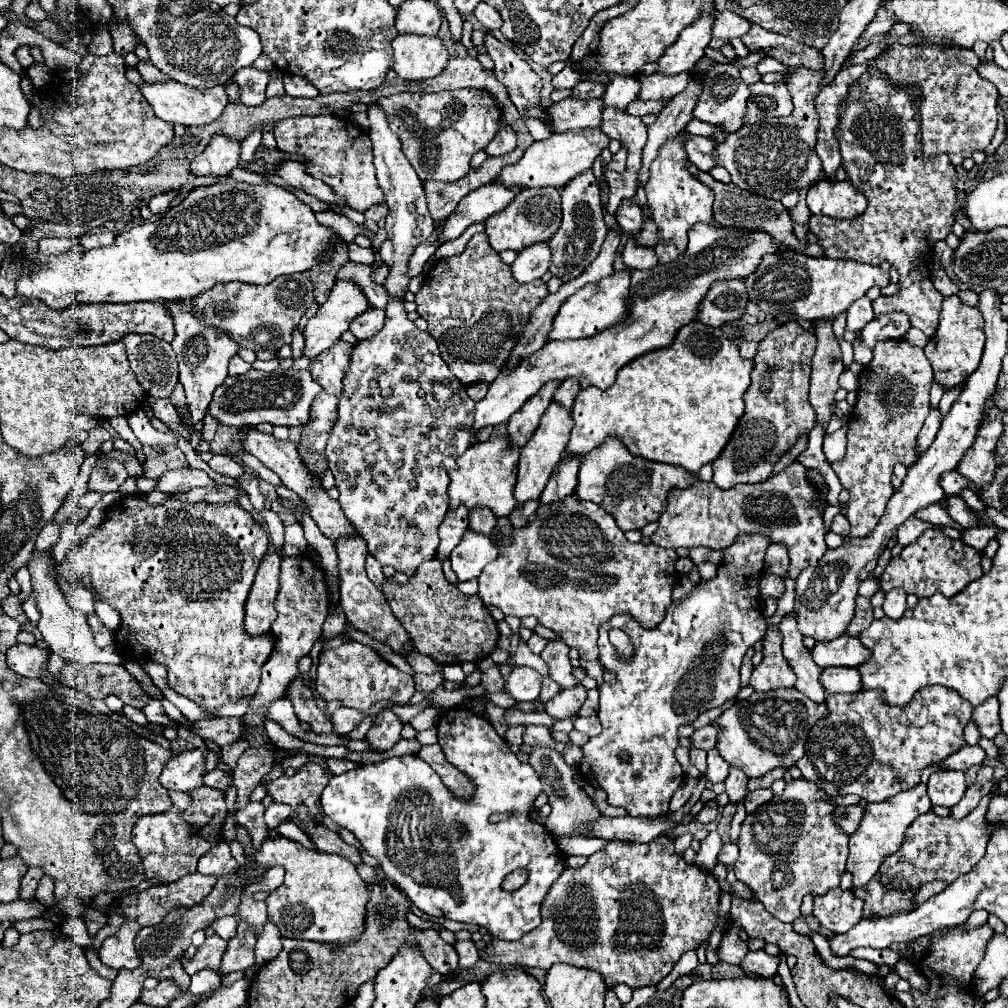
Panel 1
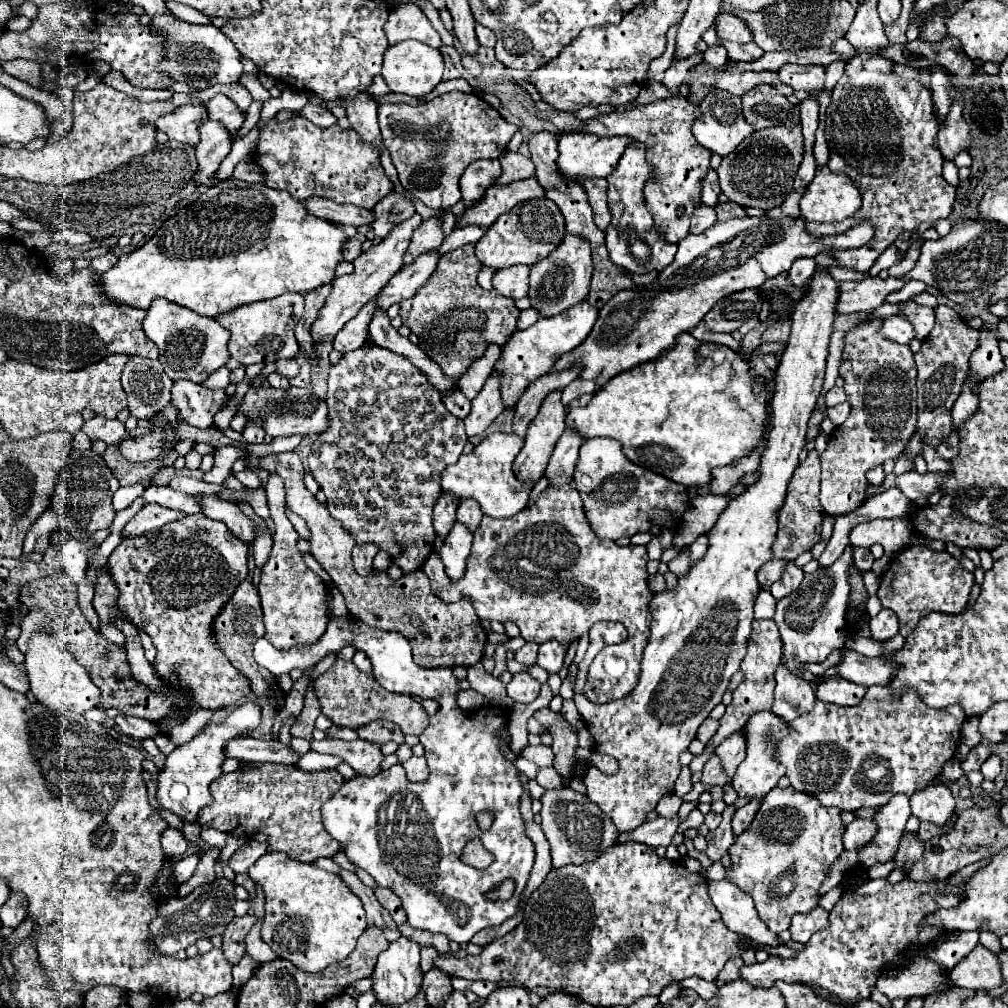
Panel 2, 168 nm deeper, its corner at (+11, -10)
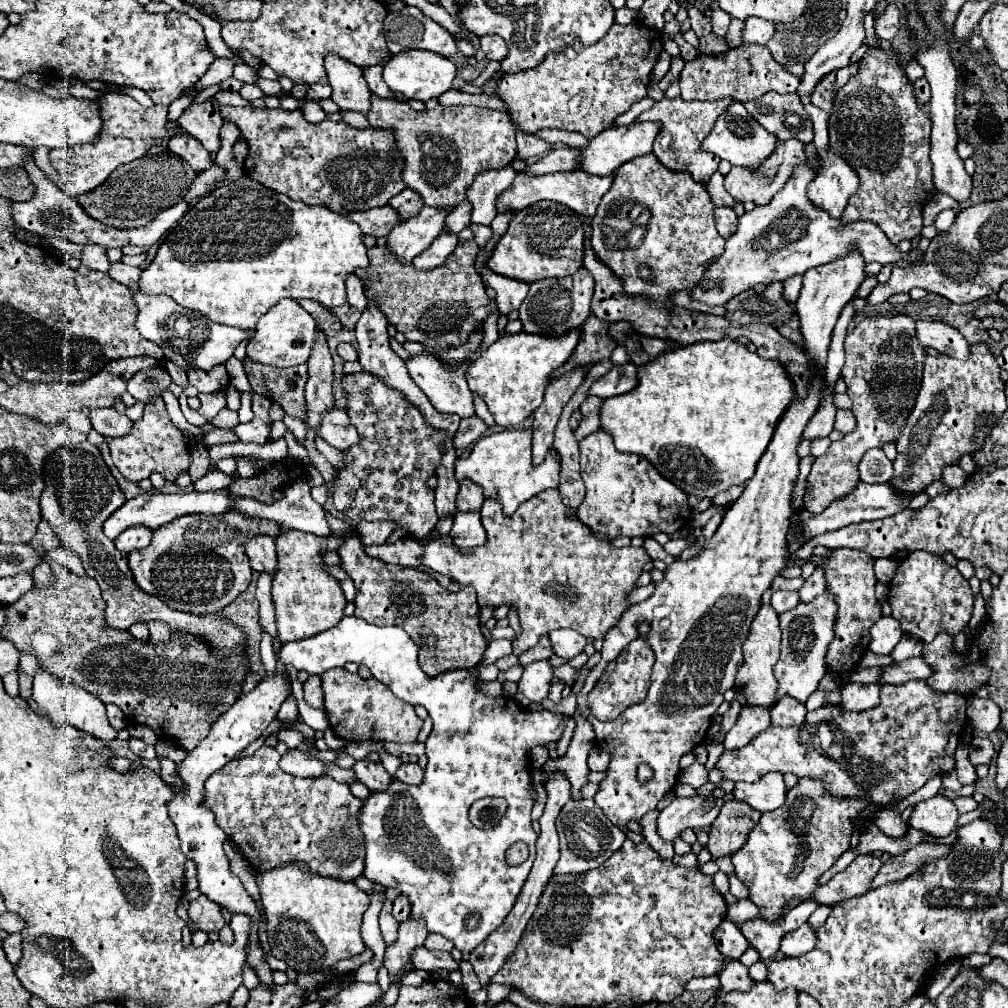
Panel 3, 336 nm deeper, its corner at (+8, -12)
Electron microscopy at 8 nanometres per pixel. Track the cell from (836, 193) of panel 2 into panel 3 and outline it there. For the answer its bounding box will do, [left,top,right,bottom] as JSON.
[805,104,859,218]

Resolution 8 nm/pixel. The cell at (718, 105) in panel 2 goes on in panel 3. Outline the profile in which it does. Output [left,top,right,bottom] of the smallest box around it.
[701,102,777,168]

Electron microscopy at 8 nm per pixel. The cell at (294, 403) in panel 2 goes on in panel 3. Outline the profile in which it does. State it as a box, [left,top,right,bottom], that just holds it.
[317,408,359,450]

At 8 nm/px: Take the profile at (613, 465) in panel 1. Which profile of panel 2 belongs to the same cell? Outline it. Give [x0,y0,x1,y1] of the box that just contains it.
[574,438,690,540]

